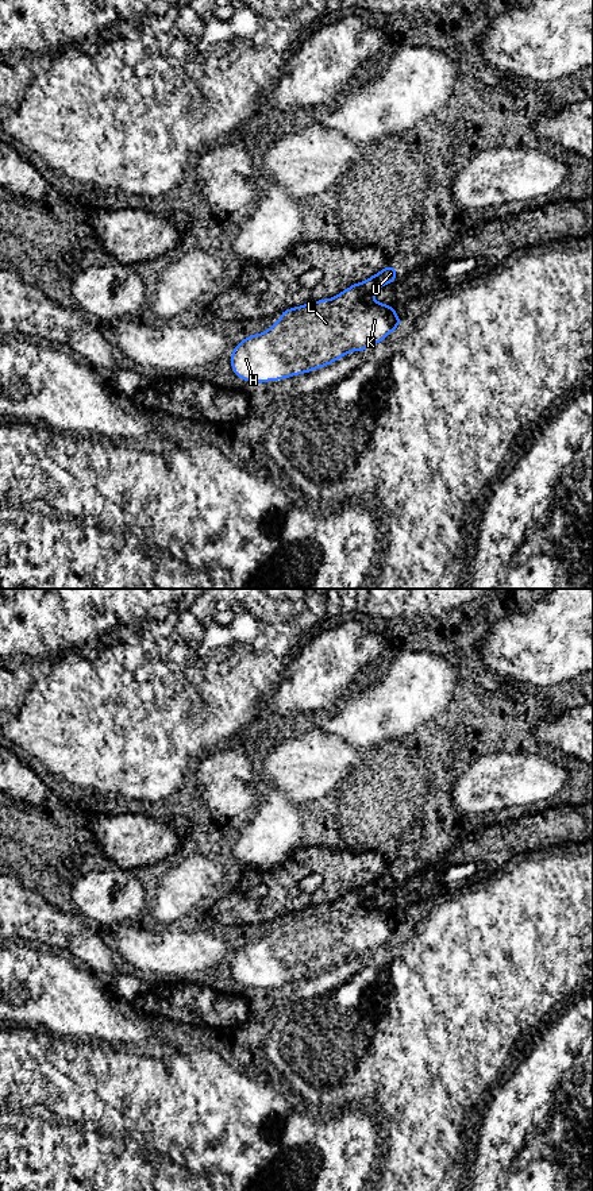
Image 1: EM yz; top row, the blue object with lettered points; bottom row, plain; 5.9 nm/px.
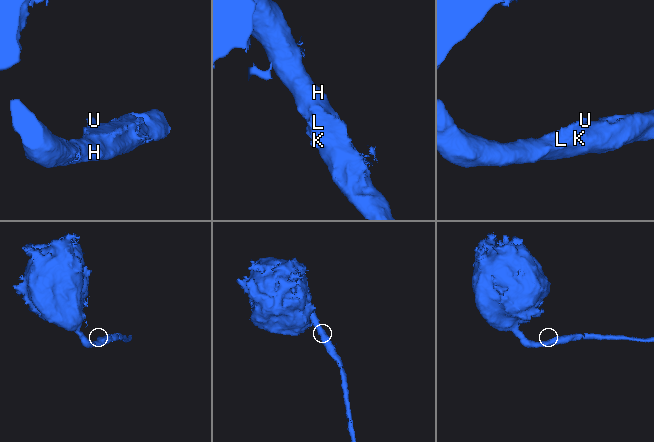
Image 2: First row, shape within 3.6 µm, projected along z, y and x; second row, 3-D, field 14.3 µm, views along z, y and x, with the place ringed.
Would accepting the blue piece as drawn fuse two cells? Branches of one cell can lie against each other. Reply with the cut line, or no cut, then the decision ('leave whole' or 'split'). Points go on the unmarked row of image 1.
cut none; leave whole

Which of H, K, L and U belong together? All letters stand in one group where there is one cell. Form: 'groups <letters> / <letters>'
groups H K L U

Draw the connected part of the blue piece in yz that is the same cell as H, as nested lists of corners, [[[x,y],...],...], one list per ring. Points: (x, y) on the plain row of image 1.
[[[385,871],[332,903],[282,916],[270,933],[243,943],[234,952],[230,963],[234,979],[255,988],[281,986],[385,945],[403,925],[393,911],[373,902],[396,883],[397,872]]]

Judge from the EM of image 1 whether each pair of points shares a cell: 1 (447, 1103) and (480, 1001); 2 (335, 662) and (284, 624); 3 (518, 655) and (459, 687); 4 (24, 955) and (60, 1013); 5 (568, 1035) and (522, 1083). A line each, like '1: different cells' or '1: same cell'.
1: same cell
2: different cells
3: different cells
4: same cell
5: same cell

